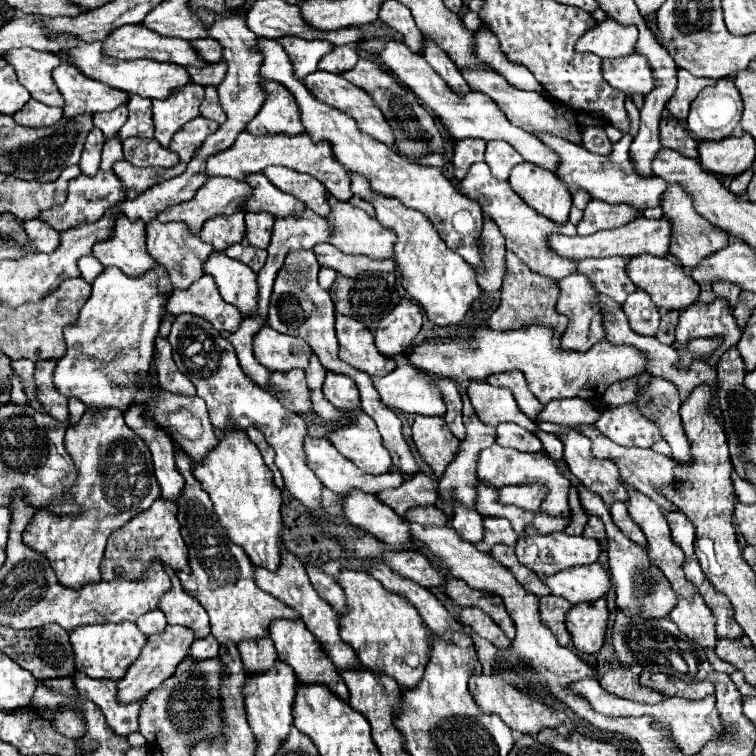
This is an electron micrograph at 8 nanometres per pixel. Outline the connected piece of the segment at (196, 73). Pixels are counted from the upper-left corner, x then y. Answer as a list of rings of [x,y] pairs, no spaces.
[[[221,60],[221,62],[217,62],[217,64],[207,66],[207,68],[193,68],[193,66],[189,66],[187,72],[189,72],[193,84],[215,86],[215,88],[217,88],[217,84],[219,84],[219,82],[223,80],[223,76],[225,76],[225,68],[227,68],[227,62]]]

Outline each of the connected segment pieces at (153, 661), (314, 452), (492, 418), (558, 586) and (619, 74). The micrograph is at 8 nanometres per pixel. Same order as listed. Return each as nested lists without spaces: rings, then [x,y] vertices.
[[[167,624],[167,628],[159,634],[153,634],[149,636],[139,660],[135,660],[135,664],[131,664],[131,668],[127,670],[127,674],[123,676],[123,680],[117,682],[119,686],[119,702],[133,702],[133,700],[139,700],[143,698],[147,692],[151,692],[153,688],[157,688],[163,680],[167,680],[177,664],[189,654],[189,646],[193,644],[195,640],[195,632],[191,632],[191,628],[183,628],[179,624]]]
[[[305,436],[303,450],[305,450],[307,466],[319,476],[319,480],[323,482],[323,486],[327,486],[329,490],[333,490],[337,494],[349,492],[351,488],[357,488],[357,490],[363,490],[363,492],[369,492],[369,494],[377,494],[377,492],[381,492],[385,488],[397,488],[397,486],[403,484],[403,474],[397,472],[397,470],[391,470],[391,472],[381,474],[381,476],[371,476],[371,474],[361,472],[361,468],[357,468],[351,460],[347,460],[327,438]]]
[[[471,380],[467,384],[467,394],[483,424],[497,426],[501,422],[515,422],[529,432],[537,430],[535,422],[529,420],[523,412],[519,412],[517,402],[507,388],[495,388],[489,382]]]
[[[595,562],[591,566],[565,568],[551,576],[539,574],[539,578],[551,590],[551,594],[563,596],[571,604],[603,598],[611,586],[609,576],[599,562]]]
[[[631,54],[625,58],[603,60],[603,78],[625,94],[649,94],[655,88],[655,78],[645,56]]]

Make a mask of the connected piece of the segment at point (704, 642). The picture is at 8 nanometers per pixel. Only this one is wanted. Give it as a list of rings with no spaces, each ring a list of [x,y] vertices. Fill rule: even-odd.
[[[695,594],[691,600],[679,596],[677,606],[671,610],[669,618],[677,624],[677,628],[687,638],[691,638],[703,646],[709,662],[713,664],[713,668],[717,672],[725,672],[725,670],[727,670],[727,674],[735,672],[735,668],[731,664],[727,664],[715,656],[715,640],[717,640],[715,638],[715,618],[699,594]]]

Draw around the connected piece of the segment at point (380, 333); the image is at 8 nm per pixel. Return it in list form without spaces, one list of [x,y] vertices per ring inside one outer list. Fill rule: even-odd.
[[[401,300],[391,314],[387,314],[375,332],[375,346],[377,350],[387,356],[395,358],[405,354],[421,330],[423,316],[419,304],[413,300]]]

